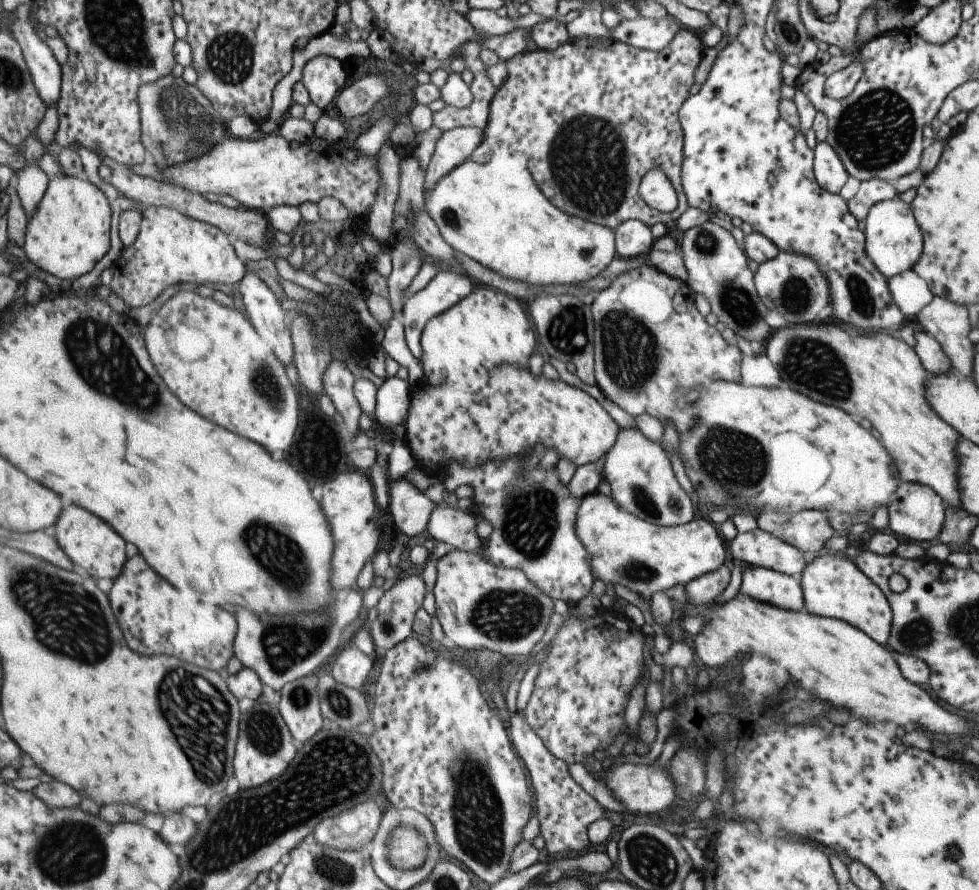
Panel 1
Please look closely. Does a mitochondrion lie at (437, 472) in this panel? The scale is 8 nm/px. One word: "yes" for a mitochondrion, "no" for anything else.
no

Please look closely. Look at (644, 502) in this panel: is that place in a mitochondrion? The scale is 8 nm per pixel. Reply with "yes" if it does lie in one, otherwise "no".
yes

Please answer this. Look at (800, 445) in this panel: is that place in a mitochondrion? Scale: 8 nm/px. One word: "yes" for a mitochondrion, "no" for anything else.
no

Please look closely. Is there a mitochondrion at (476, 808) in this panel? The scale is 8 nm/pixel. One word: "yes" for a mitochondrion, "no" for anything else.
yes

